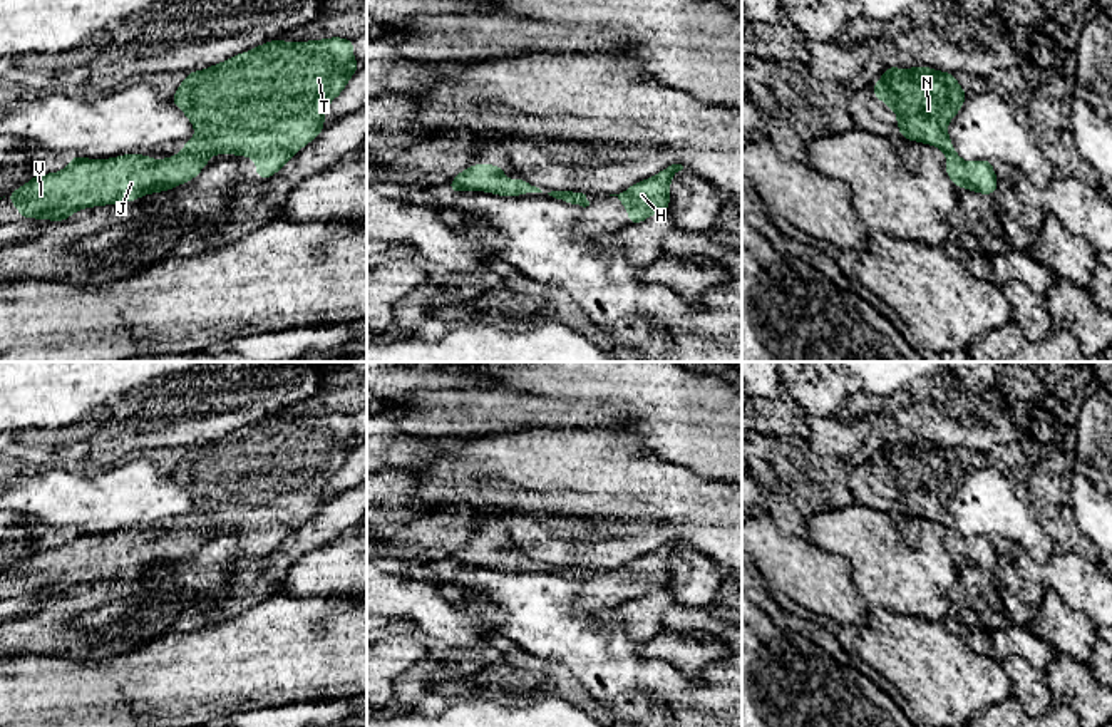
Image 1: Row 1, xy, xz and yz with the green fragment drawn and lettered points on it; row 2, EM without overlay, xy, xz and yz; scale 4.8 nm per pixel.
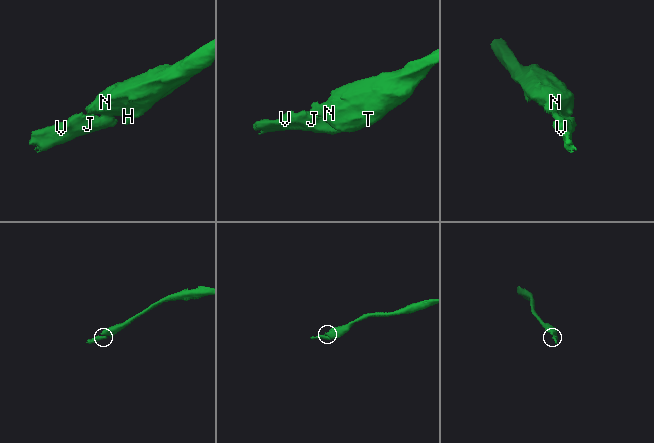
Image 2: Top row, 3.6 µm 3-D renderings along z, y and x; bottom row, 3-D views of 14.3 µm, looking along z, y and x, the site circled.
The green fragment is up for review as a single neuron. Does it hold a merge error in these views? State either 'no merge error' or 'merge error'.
no merge error

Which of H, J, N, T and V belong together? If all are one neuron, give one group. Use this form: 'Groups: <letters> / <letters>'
Groups: H J N T V

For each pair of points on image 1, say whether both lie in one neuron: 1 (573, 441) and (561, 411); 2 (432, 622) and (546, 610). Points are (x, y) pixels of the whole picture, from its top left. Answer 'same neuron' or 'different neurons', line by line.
1: different neurons
2: different neurons

